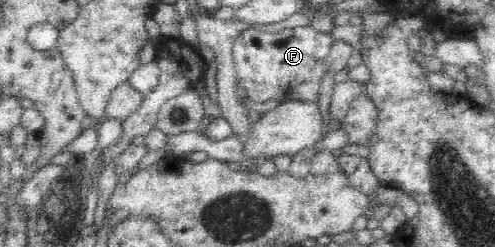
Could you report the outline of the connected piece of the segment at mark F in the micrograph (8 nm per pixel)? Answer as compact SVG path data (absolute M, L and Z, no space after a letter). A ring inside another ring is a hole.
M313 26L284 28L279 33L244 29L232 43L236 78L247 91L247 100L264 103L269 100L318 102L319 89L326 73L325 59L335 39Z

